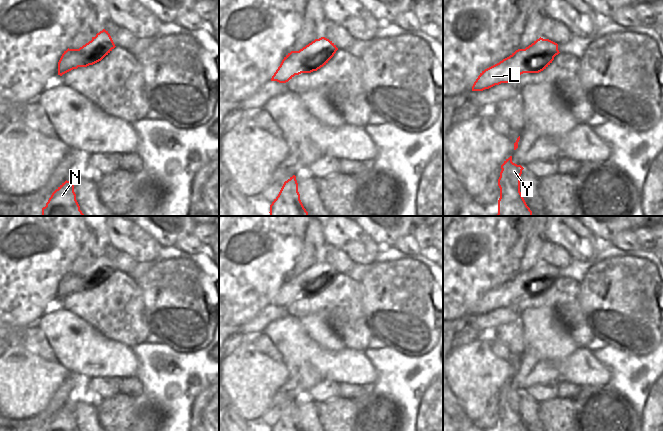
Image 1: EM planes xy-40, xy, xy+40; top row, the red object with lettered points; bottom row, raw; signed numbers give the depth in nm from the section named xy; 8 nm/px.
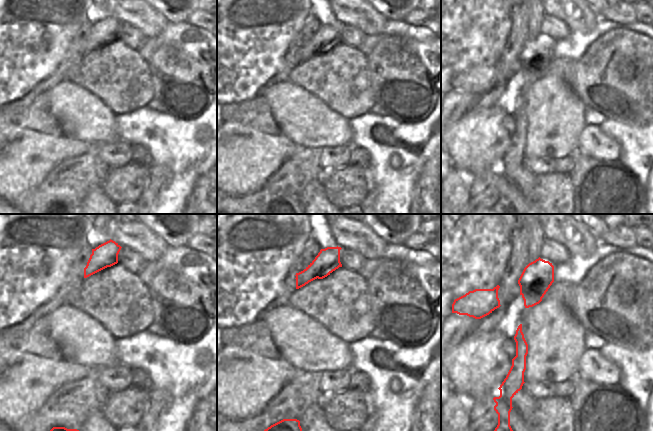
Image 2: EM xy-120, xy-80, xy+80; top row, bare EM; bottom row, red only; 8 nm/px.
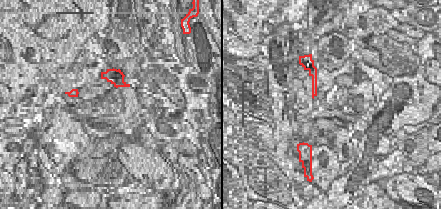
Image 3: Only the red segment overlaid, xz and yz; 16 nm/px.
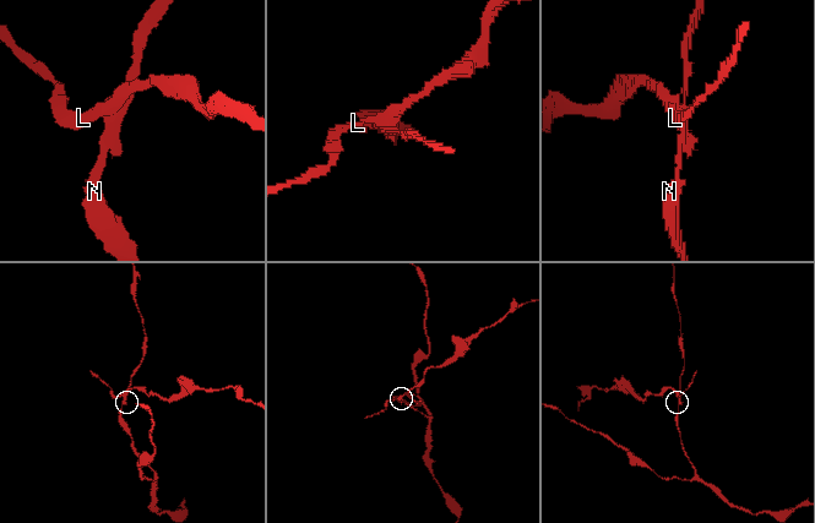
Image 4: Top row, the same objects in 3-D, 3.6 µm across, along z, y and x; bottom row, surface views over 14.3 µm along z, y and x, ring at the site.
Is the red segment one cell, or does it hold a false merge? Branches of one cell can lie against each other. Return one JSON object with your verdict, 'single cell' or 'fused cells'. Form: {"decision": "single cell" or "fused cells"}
{"decision": "fused cells"}

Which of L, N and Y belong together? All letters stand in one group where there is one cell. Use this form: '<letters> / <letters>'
L / N Y

